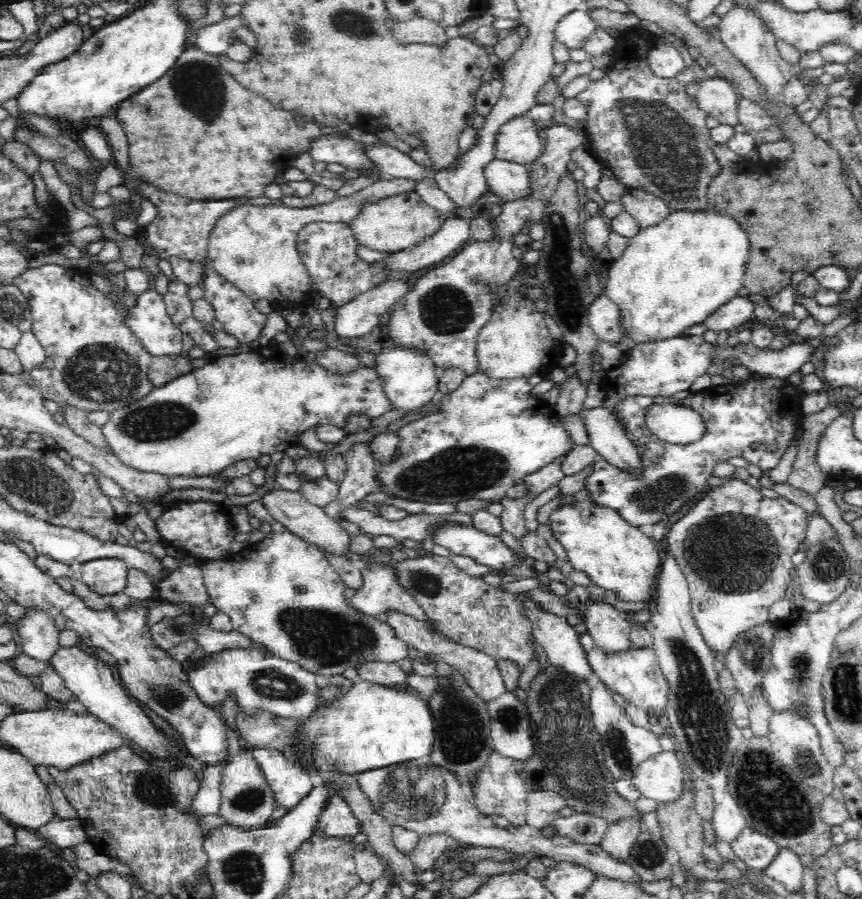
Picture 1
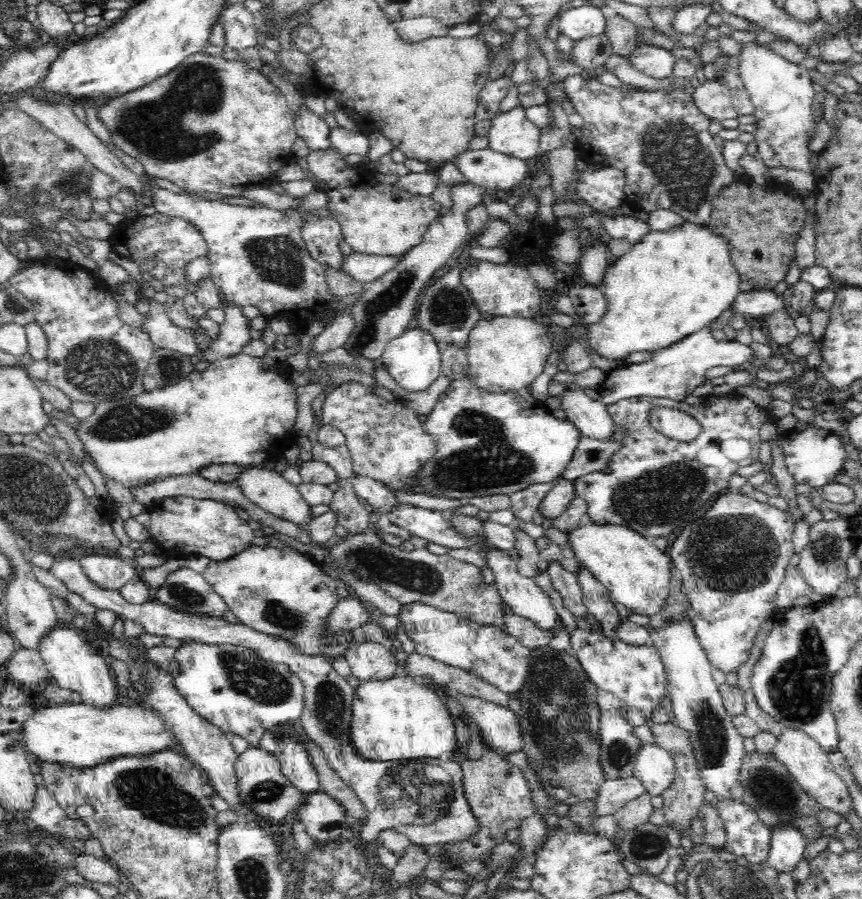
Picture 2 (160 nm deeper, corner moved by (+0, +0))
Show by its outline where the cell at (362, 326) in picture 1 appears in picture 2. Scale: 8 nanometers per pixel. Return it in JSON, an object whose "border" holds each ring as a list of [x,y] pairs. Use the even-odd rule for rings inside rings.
{"border":[[[352,308],[338,317],[335,317],[324,330],[312,340],[312,349],[321,355],[328,350],[340,348],[354,330],[354,319],[352,319]]]}

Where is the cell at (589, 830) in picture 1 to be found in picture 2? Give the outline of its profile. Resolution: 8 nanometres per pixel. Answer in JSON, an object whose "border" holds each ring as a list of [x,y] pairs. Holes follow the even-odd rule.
{"border":[[[635,777],[606,779],[602,782],[601,796],[595,802],[596,817],[614,815],[620,808],[644,794],[644,786]]]}

